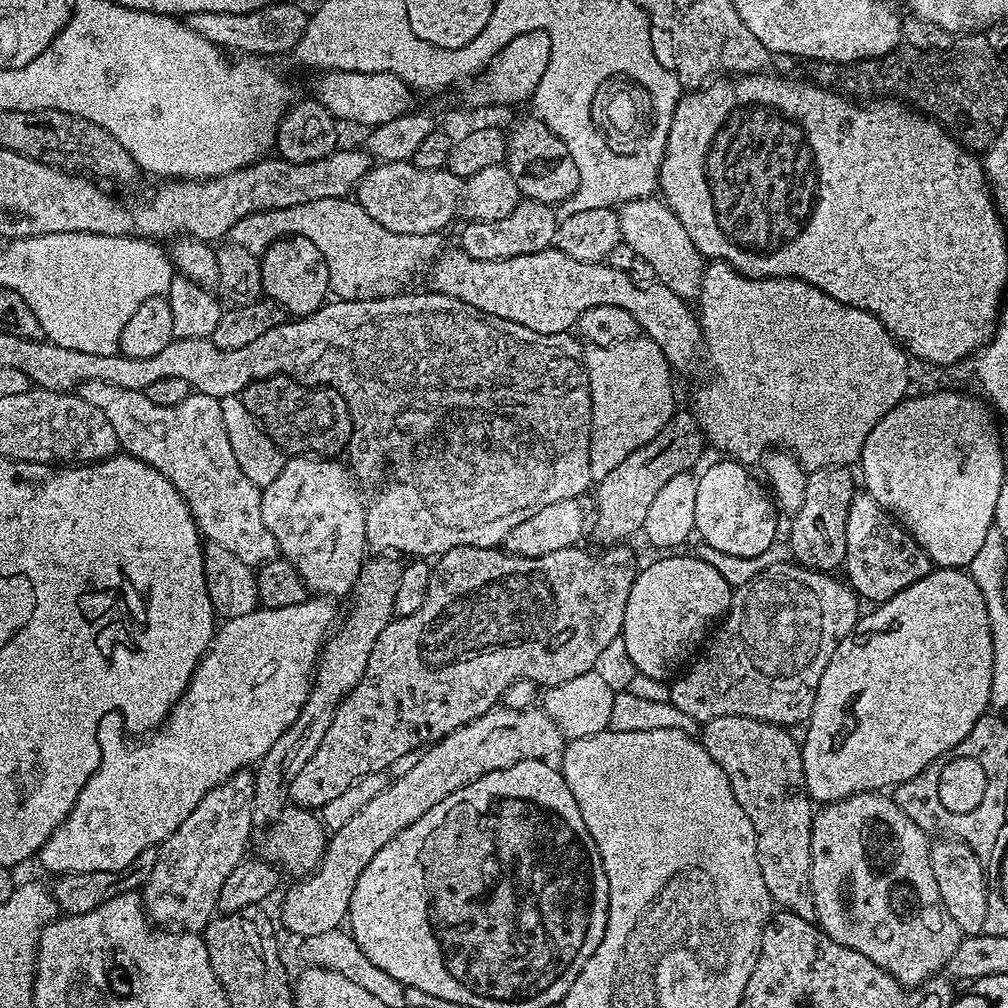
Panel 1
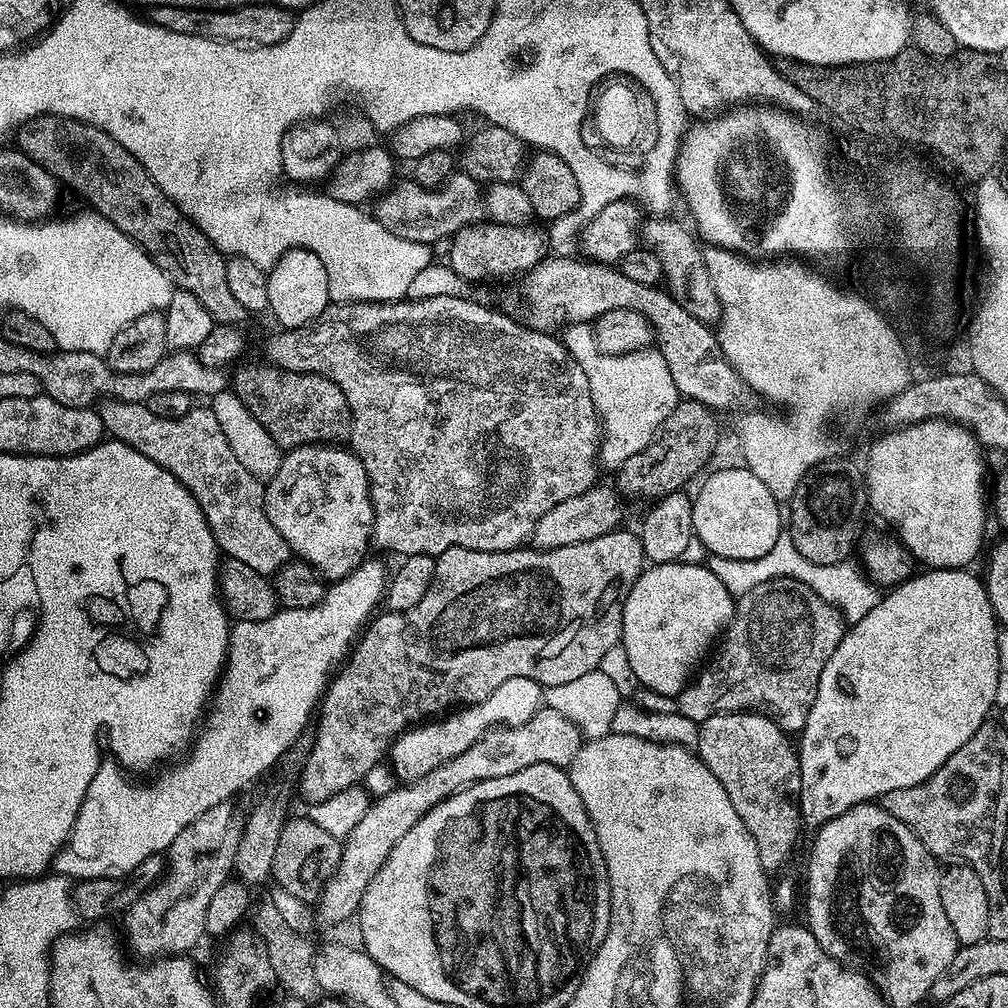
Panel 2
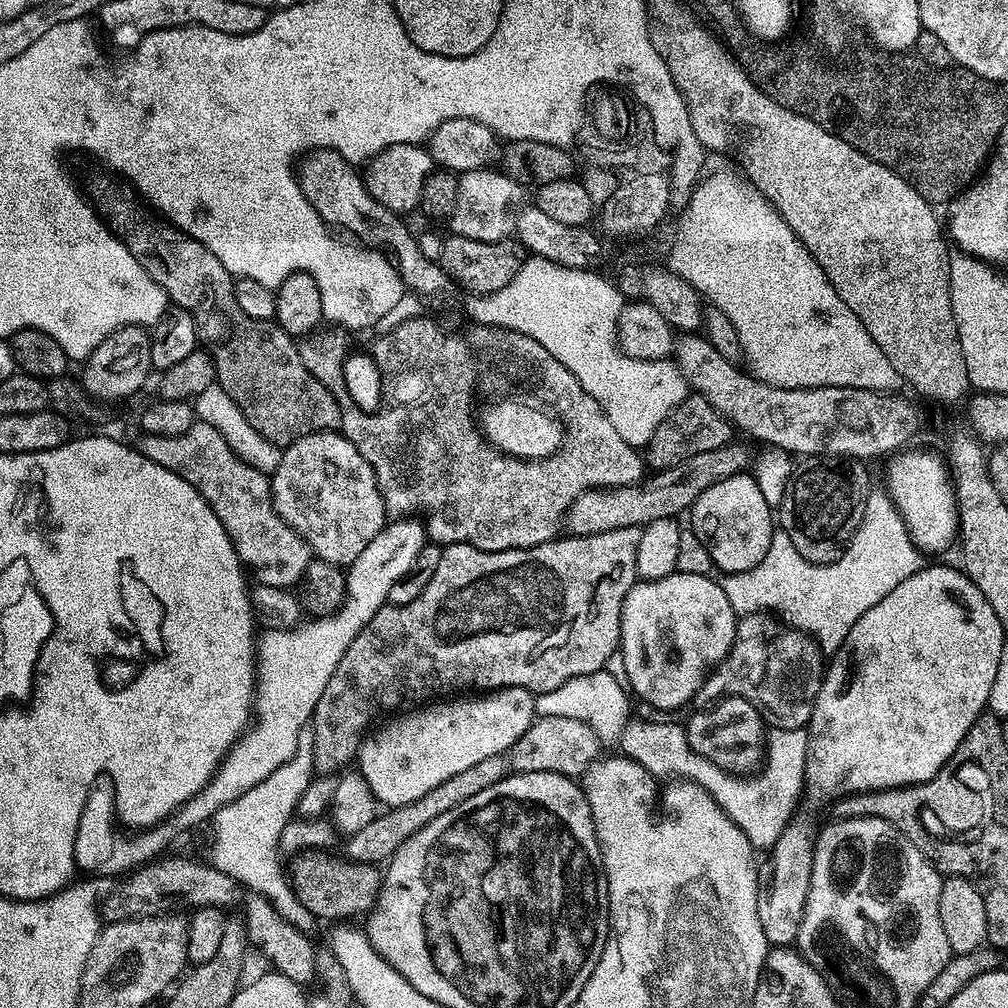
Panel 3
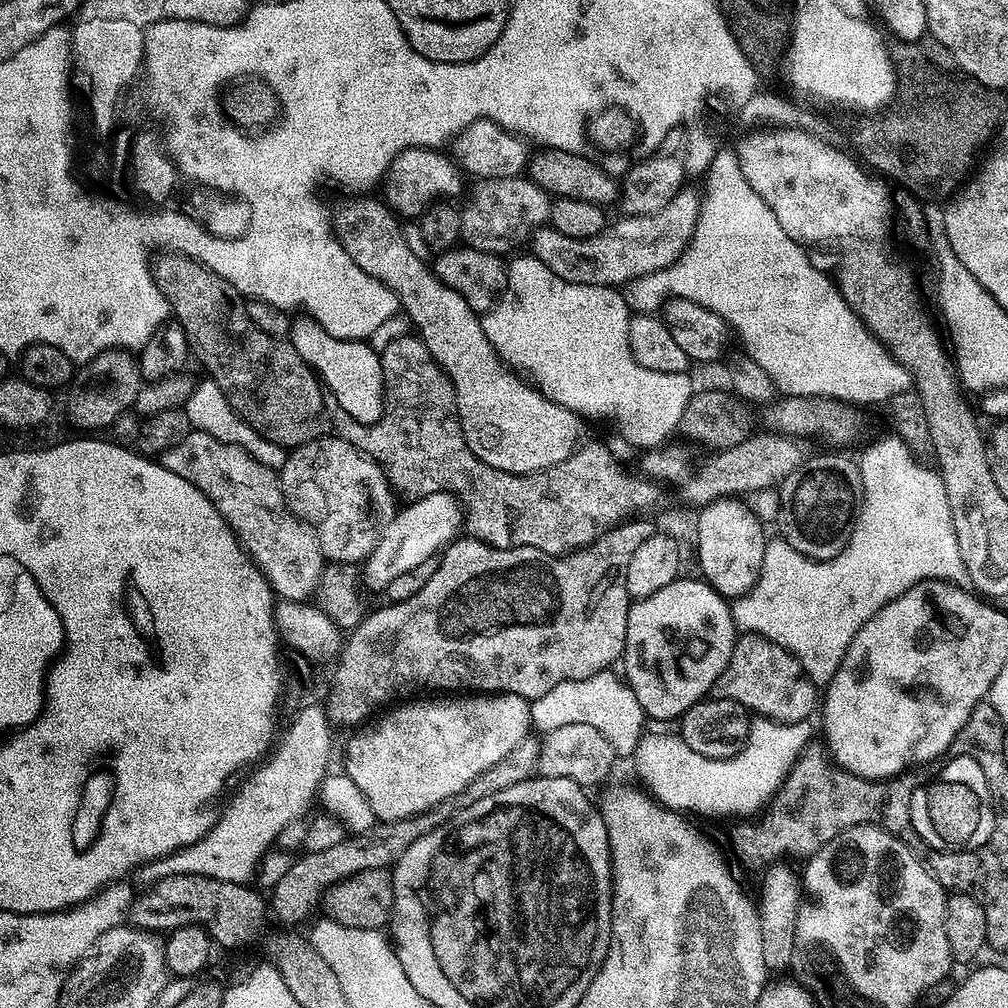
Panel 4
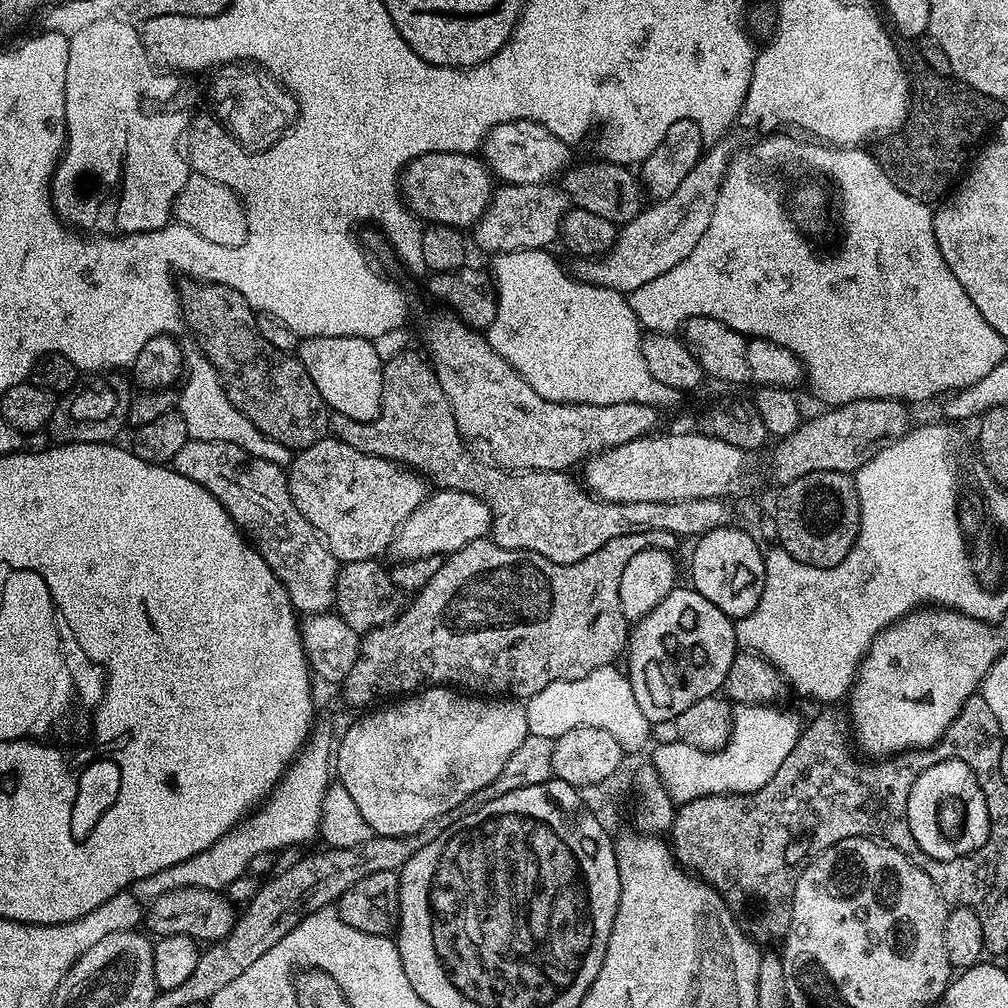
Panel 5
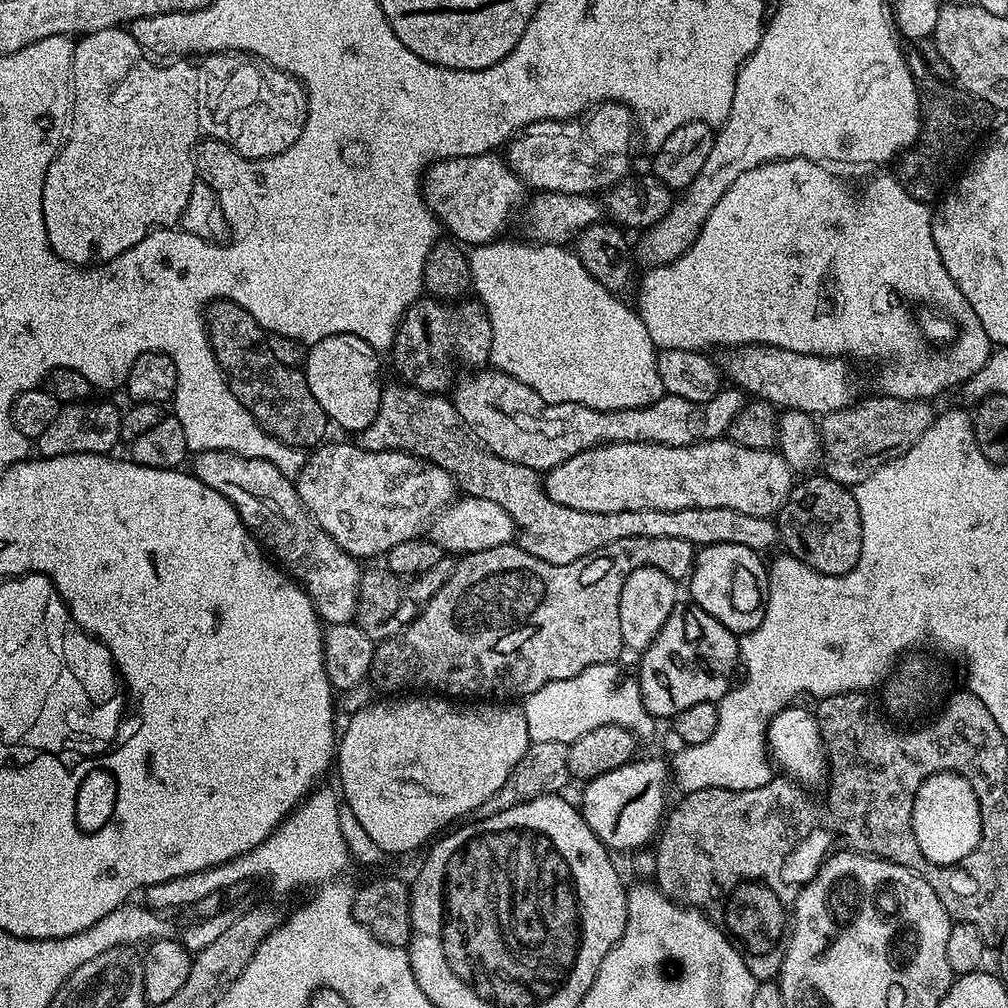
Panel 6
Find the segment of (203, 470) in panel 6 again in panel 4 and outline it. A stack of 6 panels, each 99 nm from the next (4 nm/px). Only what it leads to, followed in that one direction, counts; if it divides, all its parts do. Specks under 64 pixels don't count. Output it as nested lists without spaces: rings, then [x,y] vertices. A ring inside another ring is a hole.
[[[195,430],[188,432],[178,446],[160,453],[158,462],[166,470],[178,474],[178,478],[186,478],[186,482],[210,498],[279,599],[315,597],[326,557],[316,531],[297,518],[284,501],[277,469],[262,466],[262,462],[238,446],[218,442],[218,438]]]

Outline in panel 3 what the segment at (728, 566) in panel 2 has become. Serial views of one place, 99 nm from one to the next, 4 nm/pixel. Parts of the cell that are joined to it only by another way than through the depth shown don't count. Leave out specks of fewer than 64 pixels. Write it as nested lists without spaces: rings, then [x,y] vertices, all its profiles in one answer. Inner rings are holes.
[[[874,492],[868,497],[866,514],[863,515],[858,530],[852,535],[852,543],[842,554],[842,558],[832,564],[814,564],[802,558],[790,536],[780,528],[773,531],[771,548],[762,562],[750,570],[727,573],[720,583],[731,608],[738,616],[780,608],[795,627],[814,637],[825,653],[834,654],[842,646],[858,618],[862,618],[870,610],[870,606],[878,606],[878,602],[882,602],[882,598],[886,598],[886,594],[890,594],[890,590],[894,590],[898,582],[906,582],[906,578],[916,572],[916,556],[918,557],[918,549],[908,537],[908,528],[900,512],[892,504],[891,497],[882,492]]]

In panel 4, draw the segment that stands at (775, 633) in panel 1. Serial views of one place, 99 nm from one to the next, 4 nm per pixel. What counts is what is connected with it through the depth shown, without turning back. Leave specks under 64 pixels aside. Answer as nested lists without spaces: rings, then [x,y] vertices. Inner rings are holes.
[[[754,632],[741,635],[737,639],[730,654],[730,662],[726,670],[722,670],[711,695],[717,700],[738,702],[749,713],[780,724],[807,721],[812,716],[811,712],[818,708],[817,685],[804,672],[797,657],[783,646]]]

